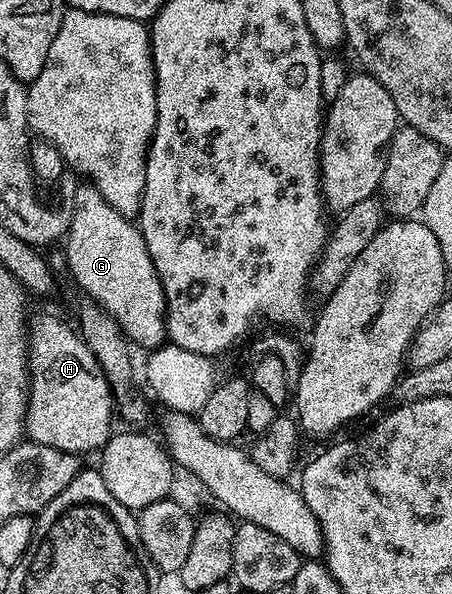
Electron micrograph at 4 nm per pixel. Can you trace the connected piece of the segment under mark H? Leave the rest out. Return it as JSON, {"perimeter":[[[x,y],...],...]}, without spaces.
{"perimeter":[[[39,317],[29,325],[29,392],[25,433],[30,440],[40,443],[63,443],[68,437],[75,441],[74,452],[80,455],[94,454],[102,450],[111,438],[111,413],[113,417],[113,394],[111,384],[105,379],[93,351],[89,351],[83,338],[74,328],[55,317]]]}

